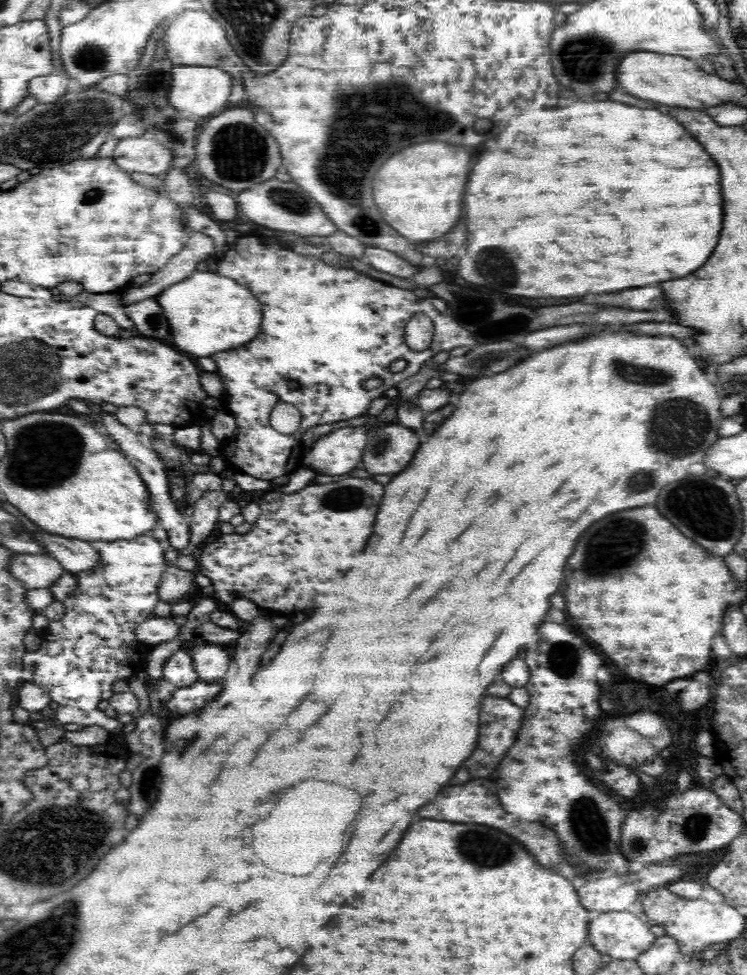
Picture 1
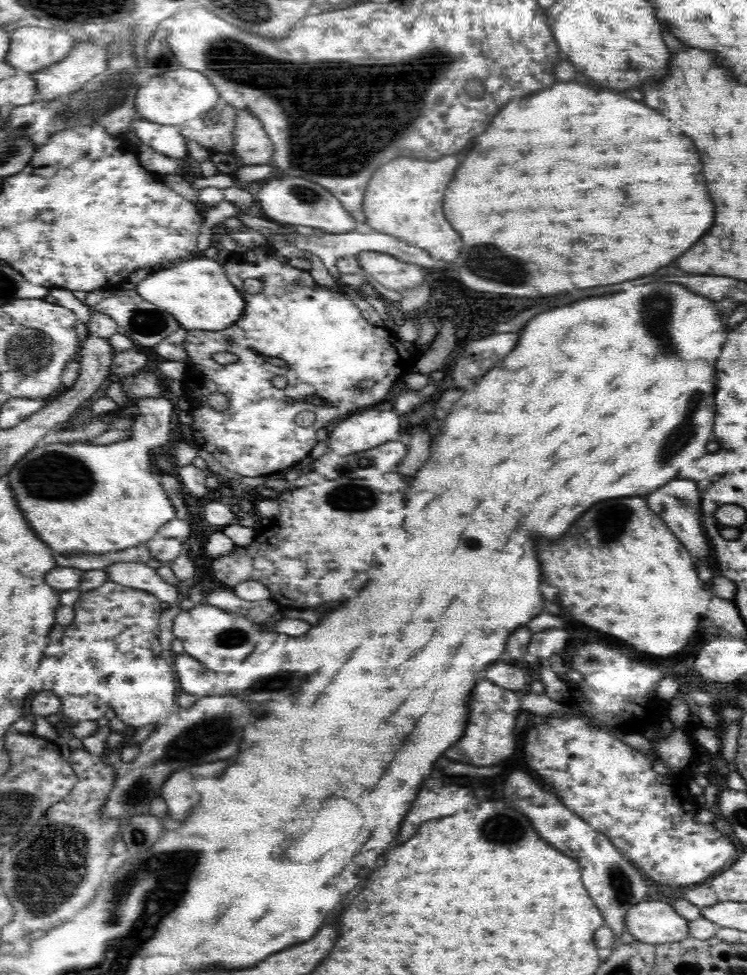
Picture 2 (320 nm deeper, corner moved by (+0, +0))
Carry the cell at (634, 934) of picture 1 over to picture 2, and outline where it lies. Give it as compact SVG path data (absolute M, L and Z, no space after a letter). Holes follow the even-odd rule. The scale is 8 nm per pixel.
M640 901L624 919L625 930L640 942L657 945L690 937L690 921L680 916L671 902Z

